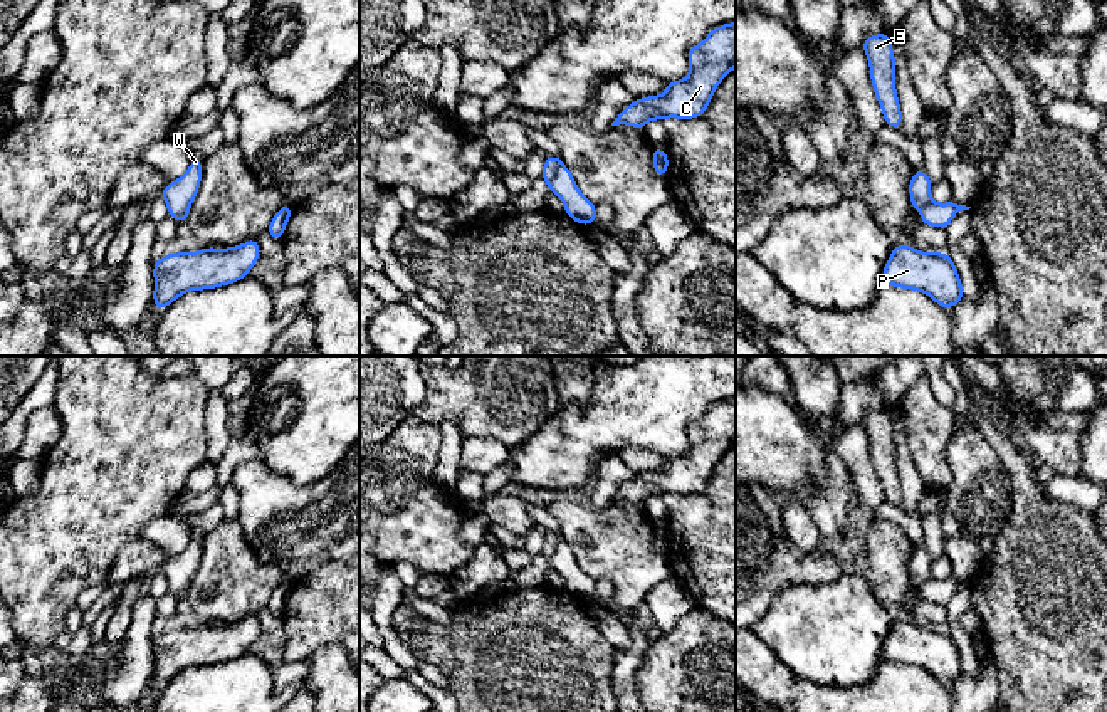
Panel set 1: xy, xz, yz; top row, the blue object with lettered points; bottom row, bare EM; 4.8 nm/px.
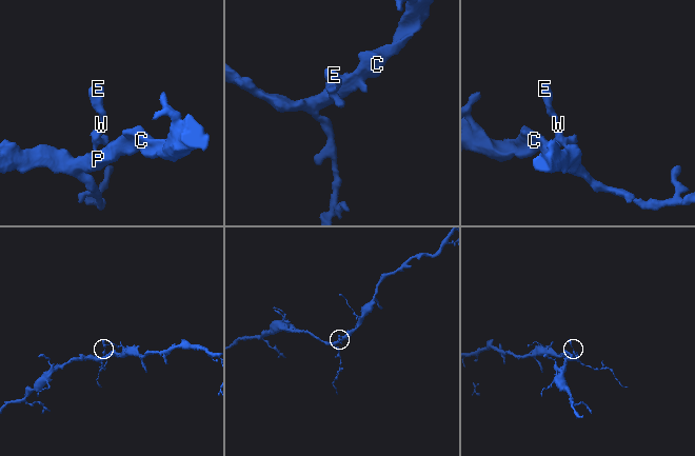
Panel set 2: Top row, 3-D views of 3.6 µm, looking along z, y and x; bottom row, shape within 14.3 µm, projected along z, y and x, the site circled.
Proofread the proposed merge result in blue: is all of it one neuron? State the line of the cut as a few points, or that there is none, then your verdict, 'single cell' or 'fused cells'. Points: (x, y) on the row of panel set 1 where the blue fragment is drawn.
cut xz (561, 163), (548, 182); fused cells

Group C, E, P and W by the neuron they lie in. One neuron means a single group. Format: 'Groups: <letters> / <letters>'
Groups: C P / E W

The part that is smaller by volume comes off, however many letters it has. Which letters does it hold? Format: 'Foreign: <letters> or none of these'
Foreign: E, W

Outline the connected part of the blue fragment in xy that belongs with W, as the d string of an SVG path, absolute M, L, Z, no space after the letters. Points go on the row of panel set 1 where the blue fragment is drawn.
M193 156L190 168L160 193L168 207L168 217L176 220L190 210L202 183L202 163L200 156Z

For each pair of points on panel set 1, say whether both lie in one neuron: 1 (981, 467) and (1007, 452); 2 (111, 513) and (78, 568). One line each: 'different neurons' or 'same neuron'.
1: different neurons
2: same neuron

